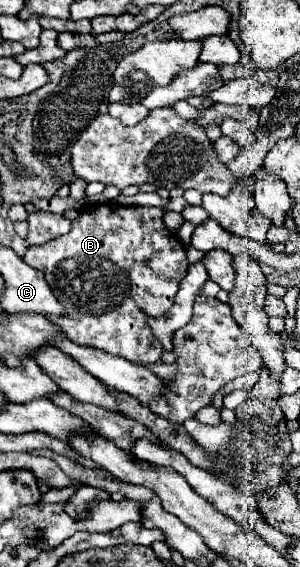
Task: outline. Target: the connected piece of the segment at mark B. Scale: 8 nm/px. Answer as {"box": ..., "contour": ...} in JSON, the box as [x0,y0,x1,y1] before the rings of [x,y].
{"box":[23,203,189,365],"contour":[[[117,203],[87,205],[71,223],[67,235],[27,249],[23,261],[45,273],[53,295],[57,295],[57,301],[69,311],[69,315],[61,315],[61,319],[53,319],[53,323],[57,323],[71,341],[85,347],[97,347],[111,355],[121,355],[137,365],[161,363],[163,345],[151,333],[147,317],[163,315],[173,305],[179,281],[189,269],[185,247],[175,233],[169,233],[163,215],[165,209],[161,207],[125,207]]]}

